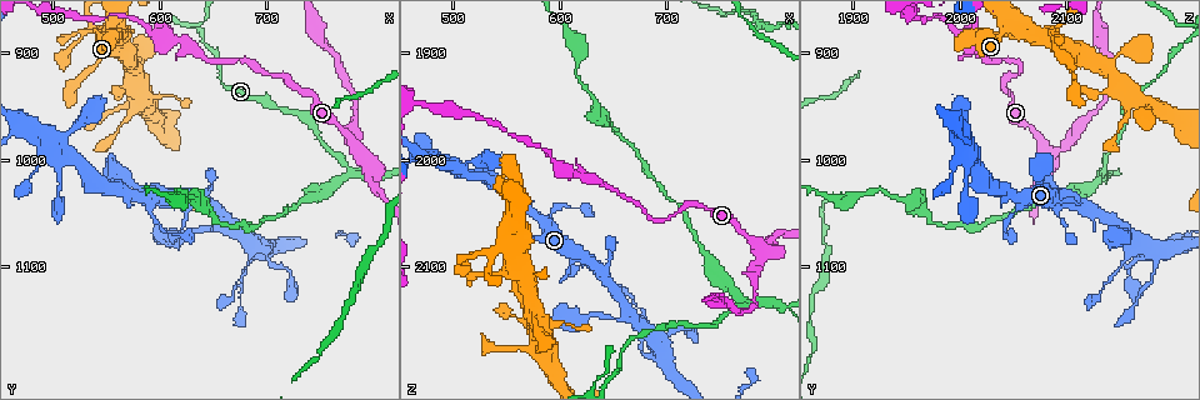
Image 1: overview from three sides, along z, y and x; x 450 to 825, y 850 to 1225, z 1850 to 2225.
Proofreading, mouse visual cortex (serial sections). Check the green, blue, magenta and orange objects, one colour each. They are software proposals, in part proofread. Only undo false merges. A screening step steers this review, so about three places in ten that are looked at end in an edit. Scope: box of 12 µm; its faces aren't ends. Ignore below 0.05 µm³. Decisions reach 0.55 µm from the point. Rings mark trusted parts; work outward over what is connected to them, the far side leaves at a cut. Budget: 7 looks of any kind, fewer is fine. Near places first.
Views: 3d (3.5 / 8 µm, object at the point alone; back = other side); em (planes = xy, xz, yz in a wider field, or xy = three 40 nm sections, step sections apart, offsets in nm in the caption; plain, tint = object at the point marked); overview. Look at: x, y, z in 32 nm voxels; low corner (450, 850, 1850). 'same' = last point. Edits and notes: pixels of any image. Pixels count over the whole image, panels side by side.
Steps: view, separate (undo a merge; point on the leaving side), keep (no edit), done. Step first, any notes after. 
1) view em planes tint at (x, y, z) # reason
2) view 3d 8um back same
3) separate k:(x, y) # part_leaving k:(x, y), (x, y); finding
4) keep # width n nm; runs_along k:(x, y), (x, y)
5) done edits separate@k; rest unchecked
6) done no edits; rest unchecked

view 3d 3.5um at (590, 1052, 2050) # thick turns thin

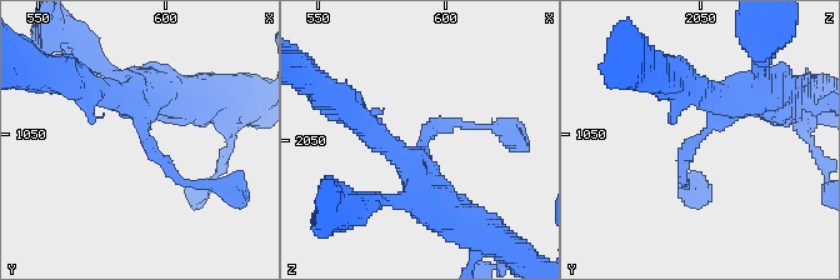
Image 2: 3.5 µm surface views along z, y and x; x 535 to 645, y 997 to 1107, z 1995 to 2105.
view em xy step 5 tint at (591, 1052, 2049)

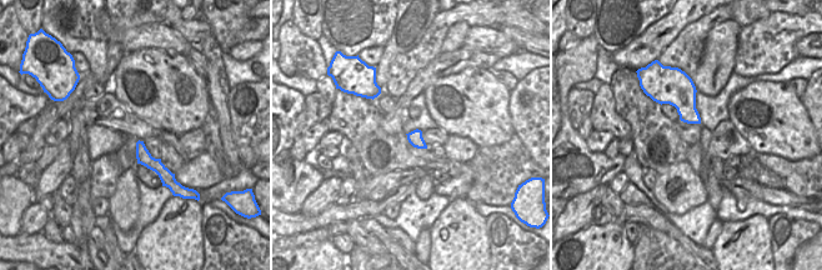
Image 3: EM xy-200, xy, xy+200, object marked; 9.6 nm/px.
keep # runs_along 3:(140, 144), (141, 153), (163, 176); continuous, no second cell

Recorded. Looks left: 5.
view 3d 3.5um back at (700, 1090, 2172) # sharp bend

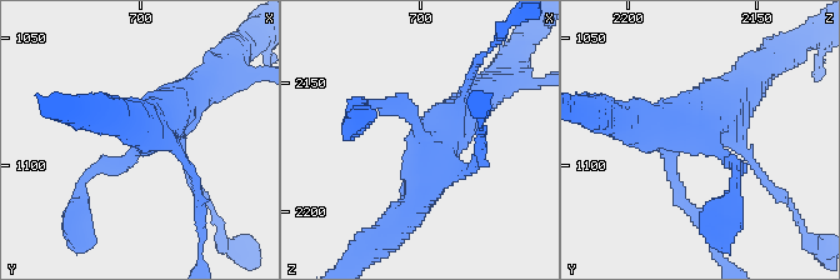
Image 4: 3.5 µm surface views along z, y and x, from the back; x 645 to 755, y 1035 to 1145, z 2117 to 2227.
view em xy step 5 tint at (699, 1087, 2170)

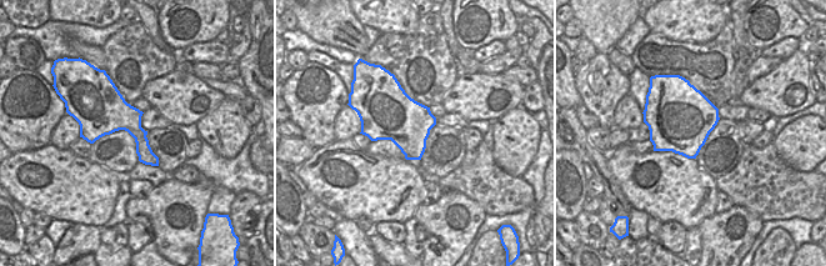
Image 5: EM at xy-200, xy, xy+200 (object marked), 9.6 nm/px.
view em planes tint same # another direction

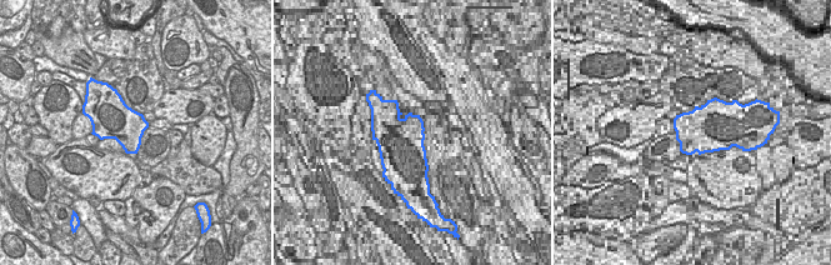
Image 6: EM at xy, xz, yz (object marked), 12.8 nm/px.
keep # runs_along 4:(485, 94), (455, 123), (405, 216); all the same cell

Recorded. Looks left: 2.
done no edits; rest unchecked

